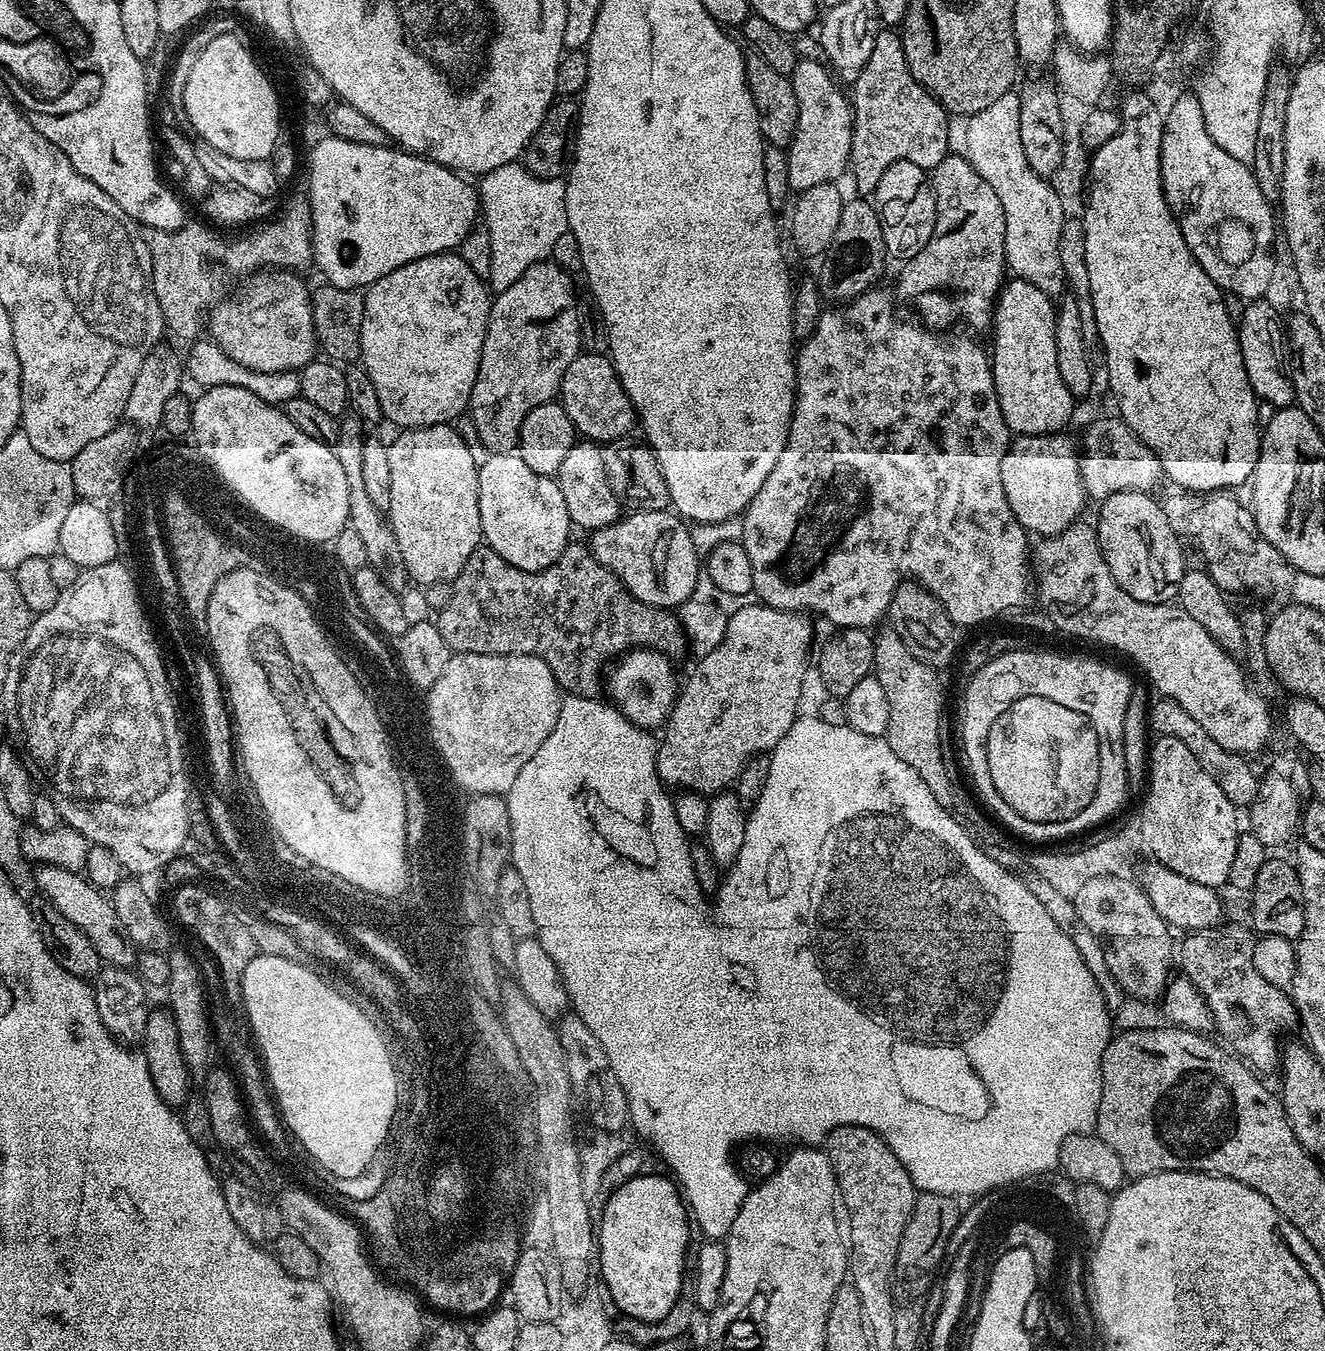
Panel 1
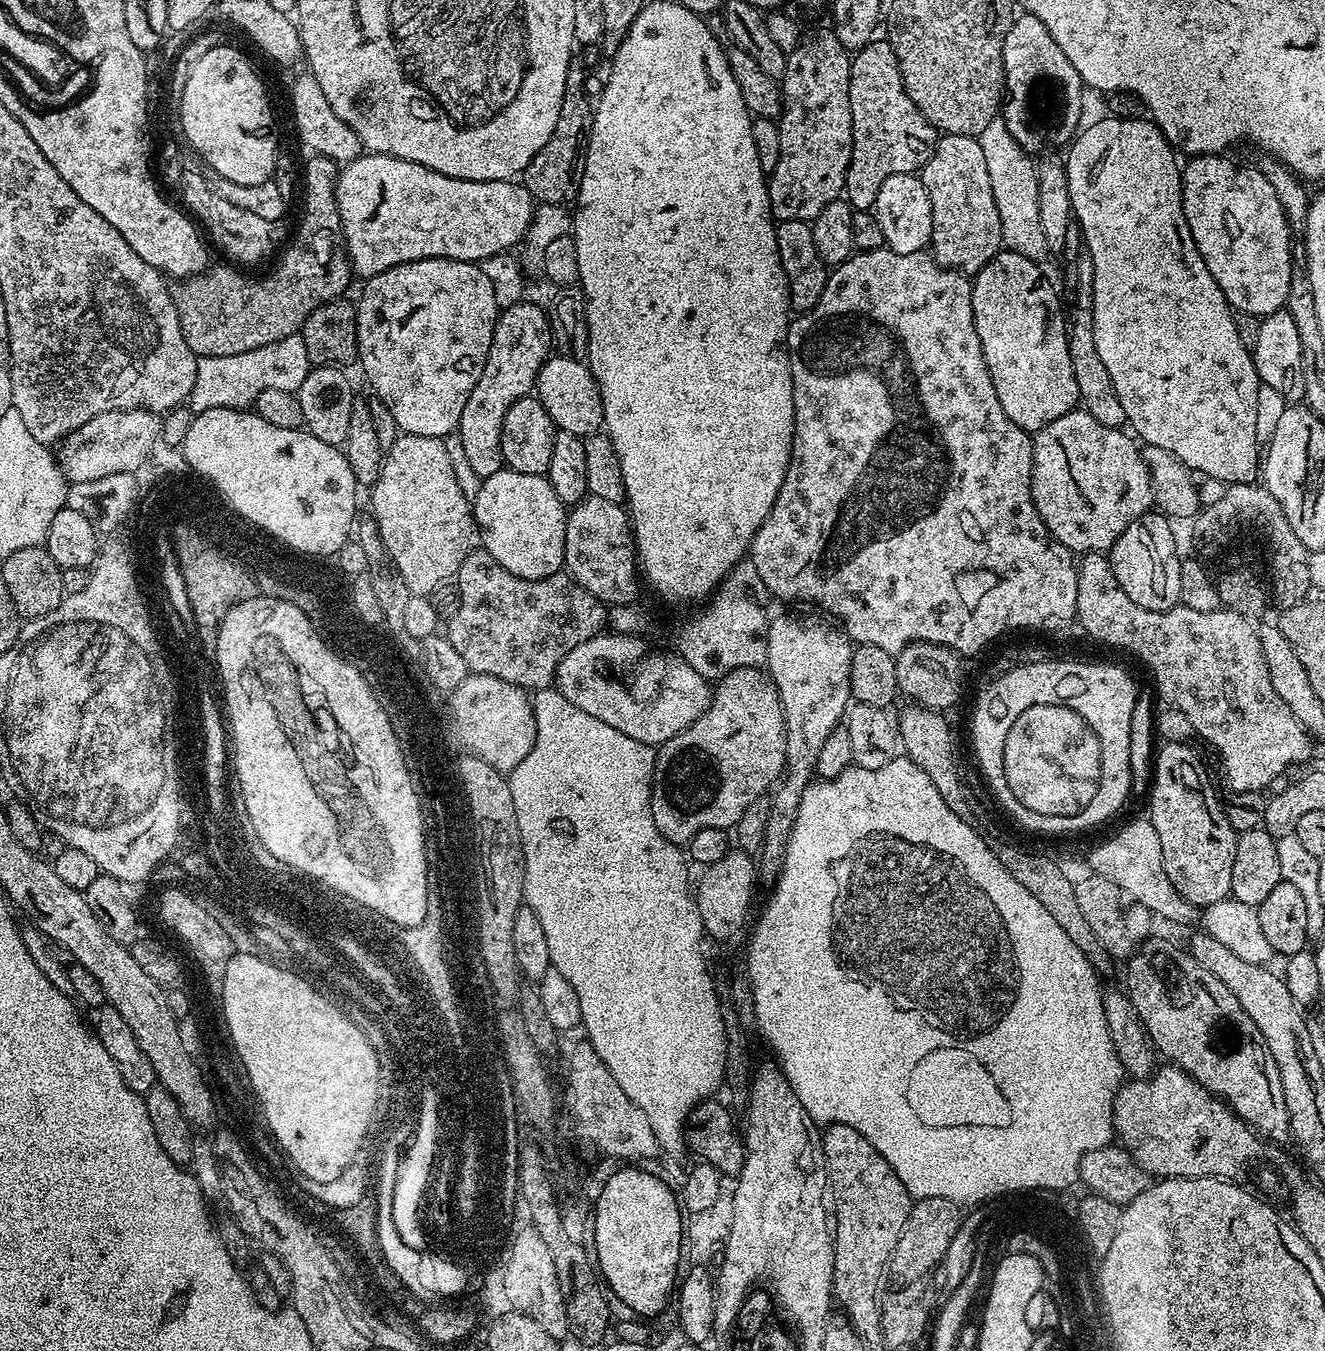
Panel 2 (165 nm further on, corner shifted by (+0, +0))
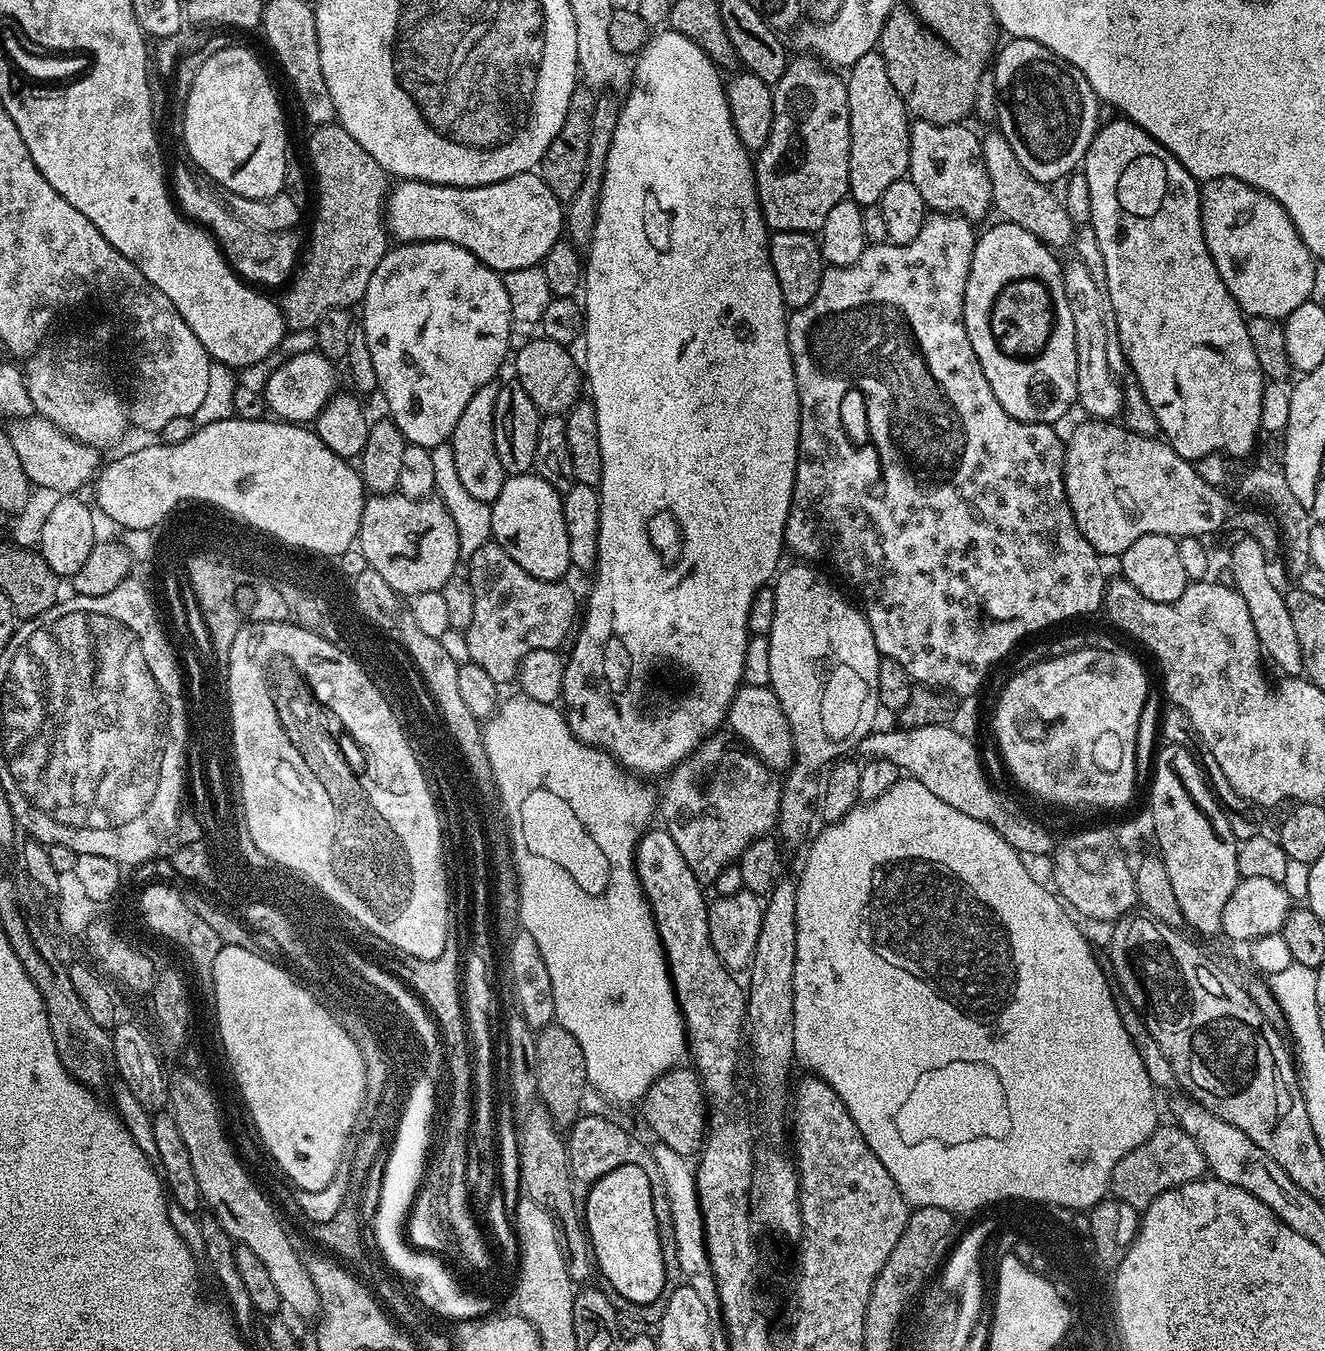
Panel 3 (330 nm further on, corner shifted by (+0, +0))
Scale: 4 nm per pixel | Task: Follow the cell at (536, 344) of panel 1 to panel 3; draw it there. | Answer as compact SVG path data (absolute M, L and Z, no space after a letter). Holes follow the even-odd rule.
M495 383L487 384L482 386L482 390L478 390L478 394L474 394L474 398L470 398L470 402L466 402L466 410L462 410L462 418L458 418L458 426L454 426L450 441L462 486L466 486L474 497L489 505L495 502L498 494L502 494L502 486L506 479L494 442L492 415L496 409L497 391Z

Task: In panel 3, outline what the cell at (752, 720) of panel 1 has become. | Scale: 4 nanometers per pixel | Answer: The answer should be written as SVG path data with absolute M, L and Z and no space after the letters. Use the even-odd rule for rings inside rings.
M720 734L705 739L695 752L667 773L664 793L658 796L658 816L664 819L662 827L674 838L674 846L682 850L686 866L701 878L714 878L729 864L737 863L750 842L767 837L775 829L780 813L781 781L755 752L732 740L723 740Z

